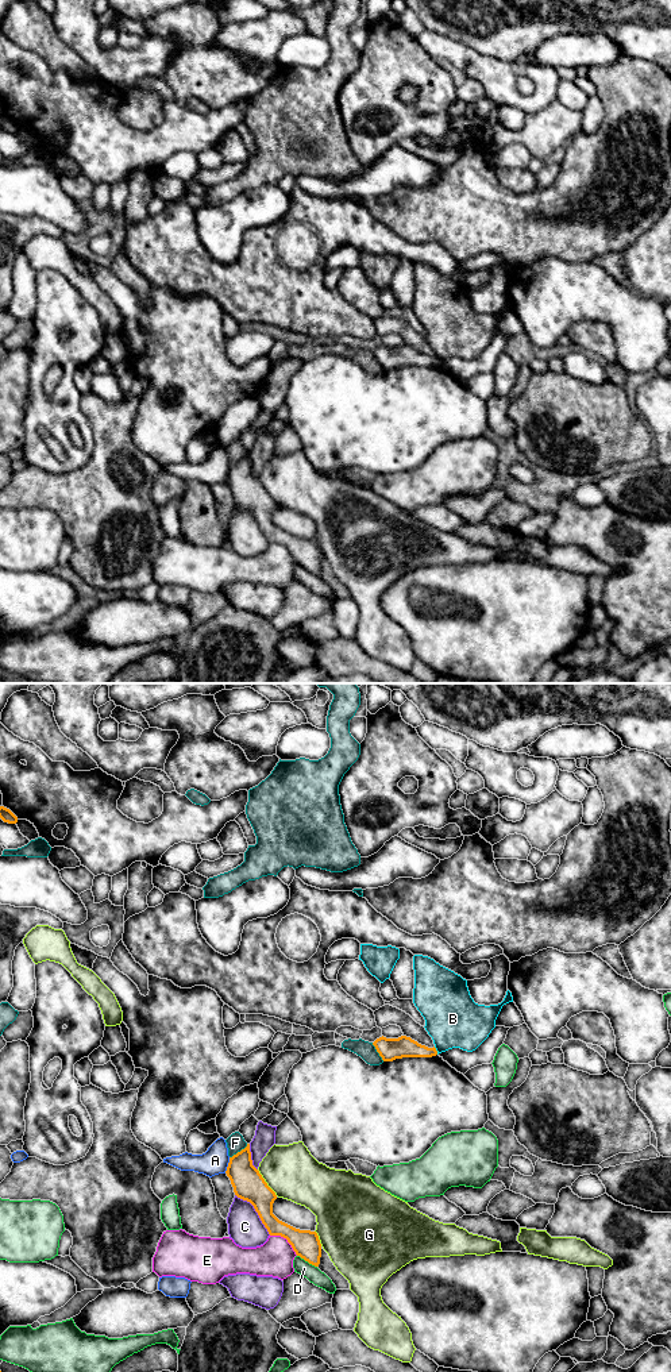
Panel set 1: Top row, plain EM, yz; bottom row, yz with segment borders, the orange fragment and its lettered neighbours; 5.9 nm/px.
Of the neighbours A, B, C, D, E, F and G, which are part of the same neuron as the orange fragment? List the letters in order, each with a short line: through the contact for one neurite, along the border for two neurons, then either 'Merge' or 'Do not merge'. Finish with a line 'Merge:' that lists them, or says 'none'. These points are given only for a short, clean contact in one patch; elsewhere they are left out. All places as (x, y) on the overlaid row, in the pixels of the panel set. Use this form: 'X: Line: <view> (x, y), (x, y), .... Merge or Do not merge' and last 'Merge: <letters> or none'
A: Do not merge
B: Line: yz (434, 1047), (438, 1053). Do not merge
C: Do not merge
D: Do not merge
E: Do not merge
F: Do not merge
G: Do not merge
Merge: none

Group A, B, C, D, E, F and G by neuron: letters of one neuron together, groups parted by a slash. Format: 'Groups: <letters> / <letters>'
Groups: A / B F G / C / D / E

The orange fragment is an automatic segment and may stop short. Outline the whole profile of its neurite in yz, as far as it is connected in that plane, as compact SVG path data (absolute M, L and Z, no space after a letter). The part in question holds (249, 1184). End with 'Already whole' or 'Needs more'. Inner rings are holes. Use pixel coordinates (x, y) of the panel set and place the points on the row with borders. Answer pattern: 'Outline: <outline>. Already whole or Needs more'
Outline: M250 1144L230 1157L225 1173L231 1180L235 1195L254 1206L269 1234L286 1238L297 1256L319 1267L321 1244L317 1233L296 1229L273 1214L273 1203L277 1195L252 1165Z. Already whole

